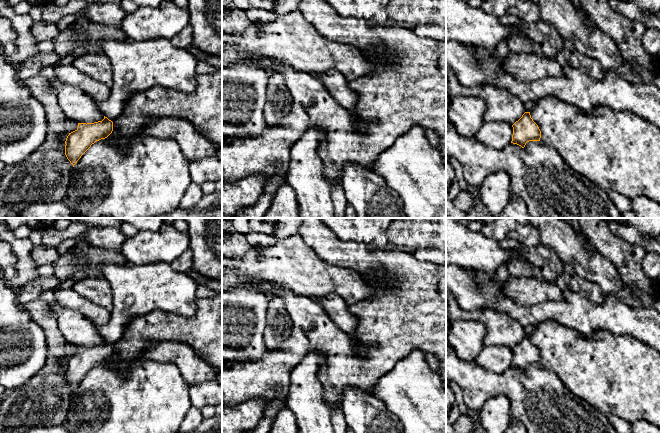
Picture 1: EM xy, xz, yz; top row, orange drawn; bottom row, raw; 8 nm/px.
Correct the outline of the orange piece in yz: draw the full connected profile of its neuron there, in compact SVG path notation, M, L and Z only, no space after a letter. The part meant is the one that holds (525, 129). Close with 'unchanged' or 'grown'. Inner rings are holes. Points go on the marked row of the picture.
M527 102L524 106L525 113L512 125L513 135L511 141L511 143L517 144L522 148L525 147L527 142L540 141L541 138L541 131L530 115L530 112L534 107L534 102Z | grown

